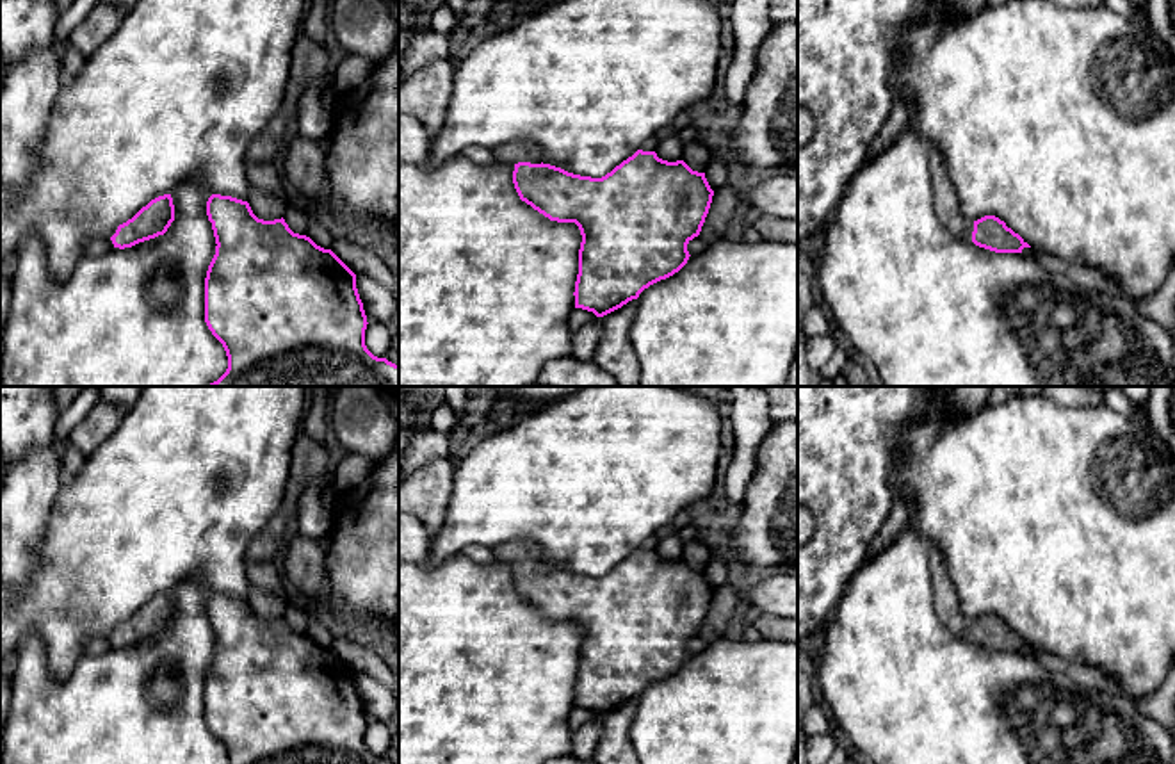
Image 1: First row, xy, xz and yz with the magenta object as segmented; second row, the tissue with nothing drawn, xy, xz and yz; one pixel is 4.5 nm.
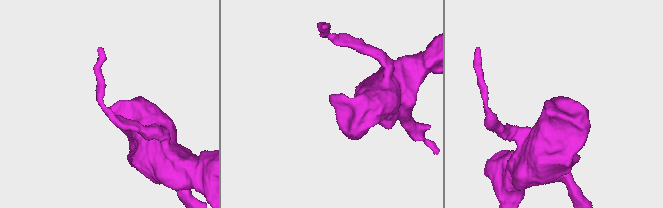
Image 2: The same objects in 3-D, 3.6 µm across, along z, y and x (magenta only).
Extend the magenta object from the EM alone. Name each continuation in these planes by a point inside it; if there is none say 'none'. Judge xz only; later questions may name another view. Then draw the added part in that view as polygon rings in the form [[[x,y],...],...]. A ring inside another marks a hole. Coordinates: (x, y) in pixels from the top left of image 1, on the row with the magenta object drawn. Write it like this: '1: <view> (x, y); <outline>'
1: xz (515, 152); [[[513,141],[507,144],[500,144],[491,151],[495,155],[497,164],[518,164],[518,162],[541,164],[543,162],[543,151],[532,141]]]

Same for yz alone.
1: yz (946, 200); [[[929,144],[929,166],[933,175],[935,207],[940,221],[954,237],[963,240],[972,239],[974,223],[963,214],[960,196],[947,173],[947,160],[935,144]]]

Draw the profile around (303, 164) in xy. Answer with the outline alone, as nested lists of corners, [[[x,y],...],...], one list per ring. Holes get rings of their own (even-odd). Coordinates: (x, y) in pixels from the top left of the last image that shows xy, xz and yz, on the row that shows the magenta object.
[[[299,135],[287,141],[280,167],[288,189],[299,201],[317,196],[320,187],[329,180],[326,146]]]

